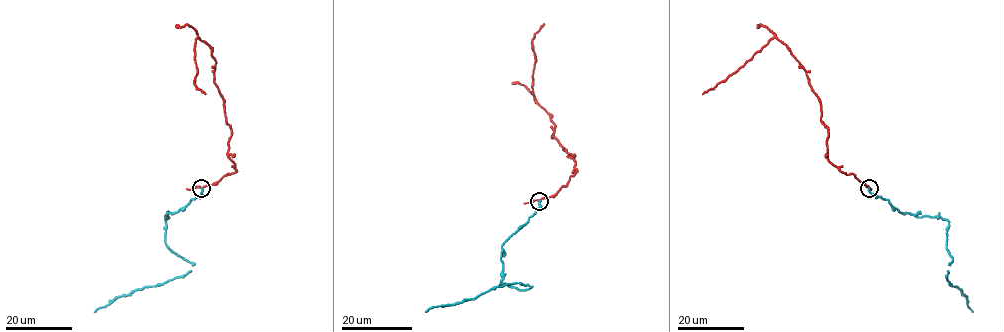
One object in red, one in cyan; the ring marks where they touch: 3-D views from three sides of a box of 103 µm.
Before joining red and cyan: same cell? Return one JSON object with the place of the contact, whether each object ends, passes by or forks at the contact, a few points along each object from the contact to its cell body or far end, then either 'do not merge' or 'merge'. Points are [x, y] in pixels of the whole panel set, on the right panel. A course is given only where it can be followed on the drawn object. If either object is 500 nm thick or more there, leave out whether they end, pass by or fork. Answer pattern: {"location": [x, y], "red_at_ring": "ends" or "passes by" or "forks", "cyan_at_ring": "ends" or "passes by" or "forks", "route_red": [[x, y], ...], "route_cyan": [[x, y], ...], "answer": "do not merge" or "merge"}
{"location": [869, 188], "red_at_ring": "passes by", "cyan_at_ring": "ends", "route_red": [[868, 188], [827, 159], [828, 129], [821, 120], [820, 100], [806, 70], [776, 38], [702, 94]], "route_cyan": [[868, 188], [900, 212], [948, 221], [946, 248], [953, 257], [947, 280], [967, 297], [973, 311]], "answer": "do not merge"}

